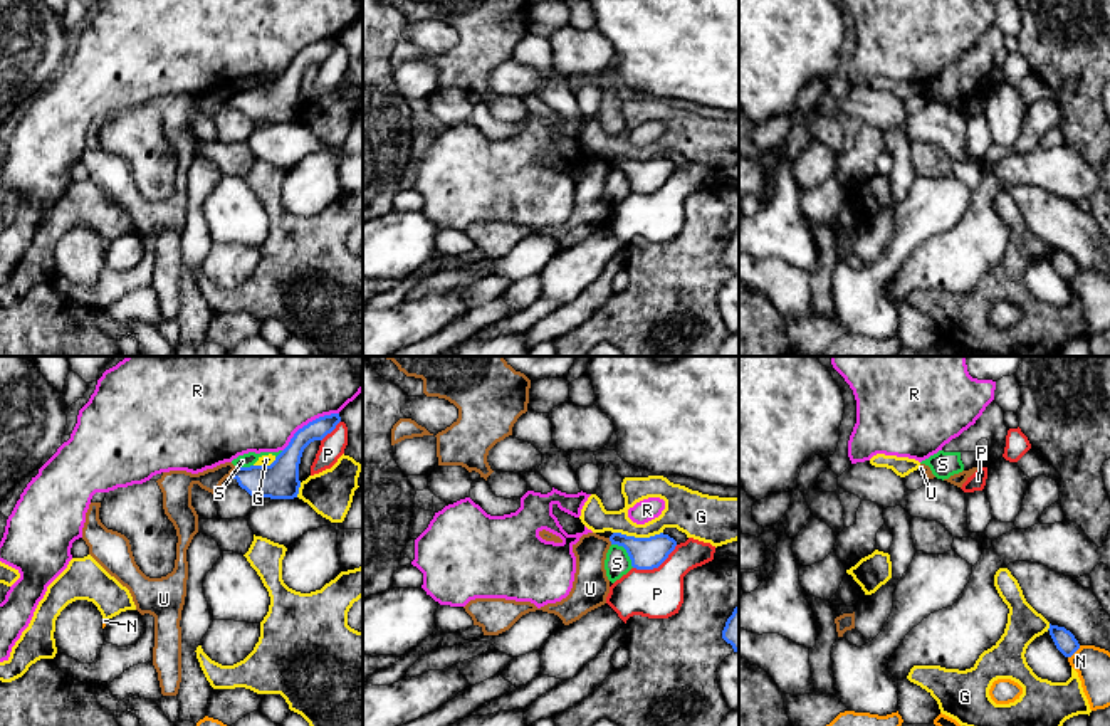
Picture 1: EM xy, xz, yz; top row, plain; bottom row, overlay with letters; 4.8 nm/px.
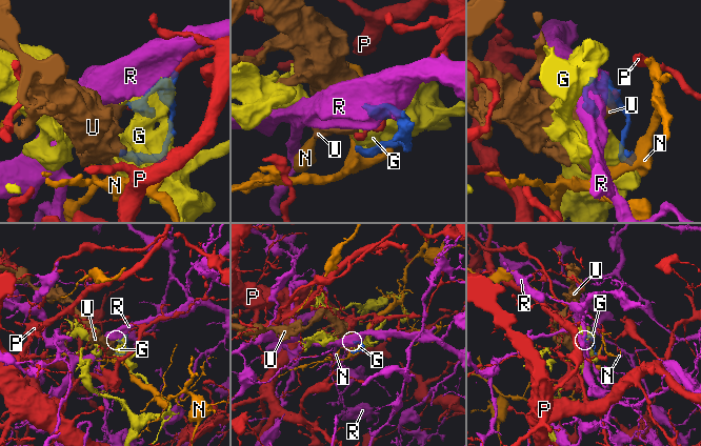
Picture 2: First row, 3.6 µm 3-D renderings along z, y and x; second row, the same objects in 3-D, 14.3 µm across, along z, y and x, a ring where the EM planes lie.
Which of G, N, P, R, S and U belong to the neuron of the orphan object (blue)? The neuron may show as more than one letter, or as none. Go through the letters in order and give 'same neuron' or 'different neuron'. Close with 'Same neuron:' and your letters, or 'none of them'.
G: different neuron
N: different neuron
P: different neuron
R: different neuron
S: different neuron
U: different neuron
Same neuron: none of them

